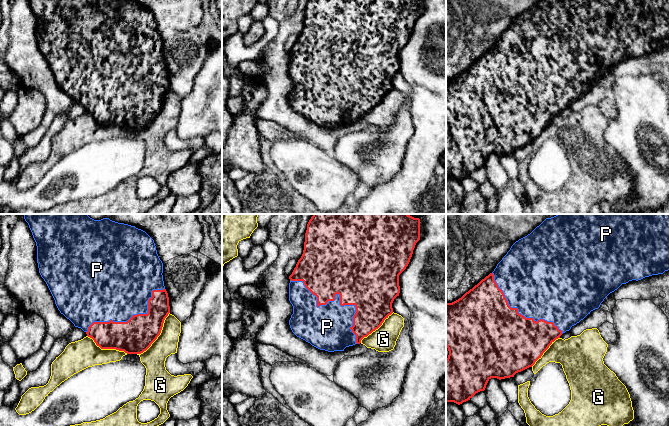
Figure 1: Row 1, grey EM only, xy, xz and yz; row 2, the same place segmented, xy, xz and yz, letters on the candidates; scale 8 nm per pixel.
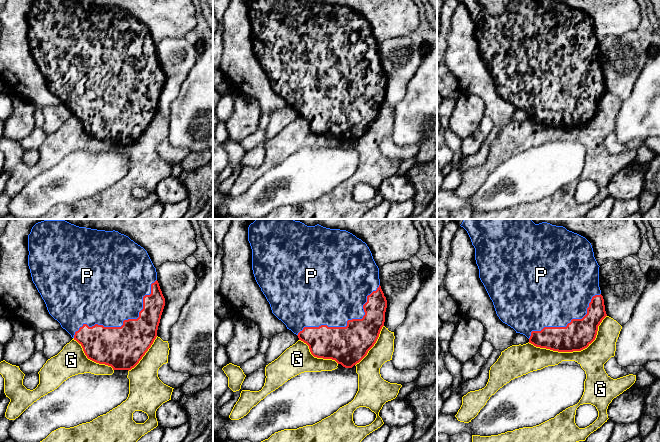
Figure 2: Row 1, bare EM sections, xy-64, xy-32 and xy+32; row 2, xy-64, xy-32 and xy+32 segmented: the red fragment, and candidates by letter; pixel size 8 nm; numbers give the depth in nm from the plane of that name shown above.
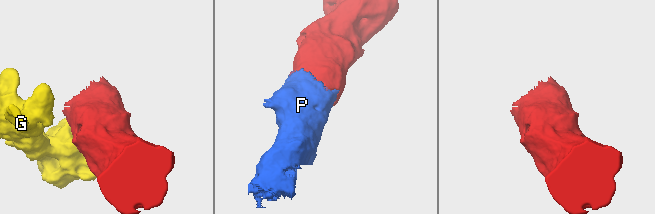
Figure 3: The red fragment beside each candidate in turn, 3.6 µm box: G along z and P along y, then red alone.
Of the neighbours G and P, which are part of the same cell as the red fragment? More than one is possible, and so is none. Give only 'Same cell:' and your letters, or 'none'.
Same cell: P

